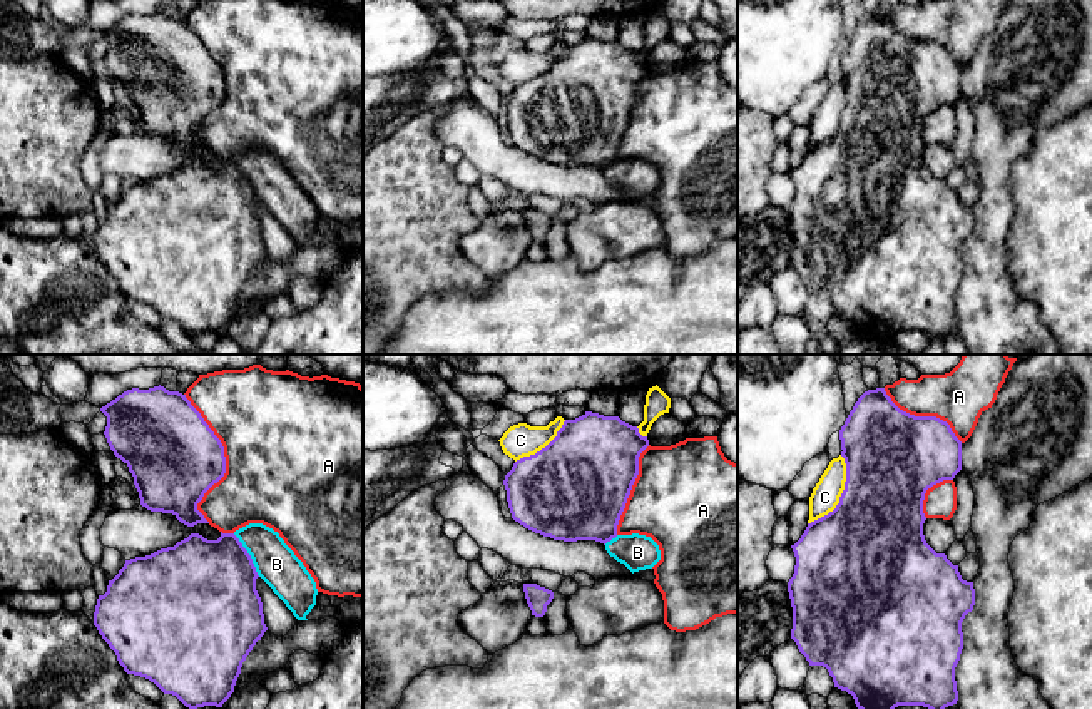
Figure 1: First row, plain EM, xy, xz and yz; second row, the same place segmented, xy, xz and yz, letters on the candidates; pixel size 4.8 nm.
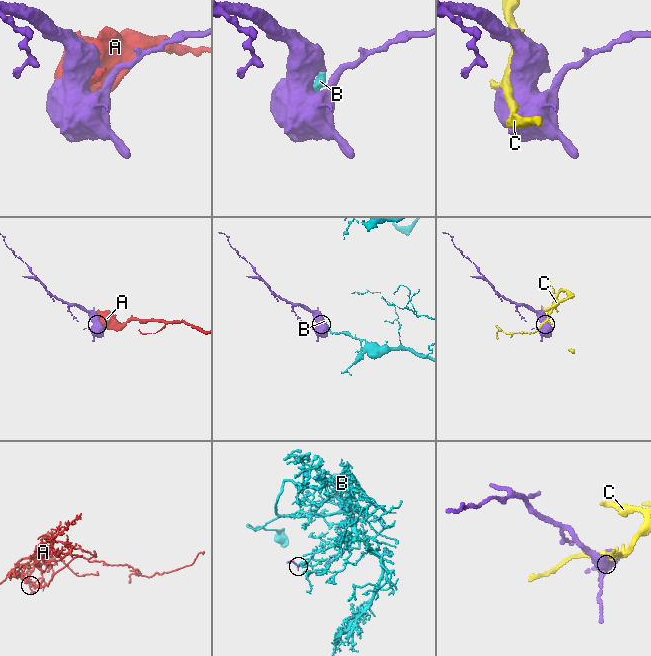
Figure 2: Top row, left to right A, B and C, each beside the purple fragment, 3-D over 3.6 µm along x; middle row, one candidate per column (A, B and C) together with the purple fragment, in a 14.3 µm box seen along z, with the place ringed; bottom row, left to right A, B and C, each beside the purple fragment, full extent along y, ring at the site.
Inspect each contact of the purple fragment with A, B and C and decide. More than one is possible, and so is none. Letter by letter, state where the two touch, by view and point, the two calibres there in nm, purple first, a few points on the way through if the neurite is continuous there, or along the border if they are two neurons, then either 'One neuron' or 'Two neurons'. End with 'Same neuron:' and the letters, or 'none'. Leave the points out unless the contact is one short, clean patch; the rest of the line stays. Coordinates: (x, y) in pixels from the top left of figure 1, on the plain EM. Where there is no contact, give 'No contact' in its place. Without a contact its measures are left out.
A: Touches purple at xy (224, 84). Thickness 440 nm (purple) against 500 nm. Two neurons
B: Touches purple at xy (250, 181). Thickness 440 nm (purple) against 200 nm. One neuron
C: Touches purple at yz (841, 121). Thickness 460 nm (purple) against 140 nm. Two neurons
Same neuron: B

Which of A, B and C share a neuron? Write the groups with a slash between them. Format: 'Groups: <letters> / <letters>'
Groups: A / B / C

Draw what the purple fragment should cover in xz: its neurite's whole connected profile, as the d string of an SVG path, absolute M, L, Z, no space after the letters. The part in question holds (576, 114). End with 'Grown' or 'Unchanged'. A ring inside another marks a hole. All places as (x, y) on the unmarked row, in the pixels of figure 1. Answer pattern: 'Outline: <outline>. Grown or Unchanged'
Outline: M585 37L565 45L545 74L517 85L505 100L512 144L554 166L595 166L605 171L617 162L620 140L639 100L639 82L647 72L647 62L619 42Z. Unchanged

